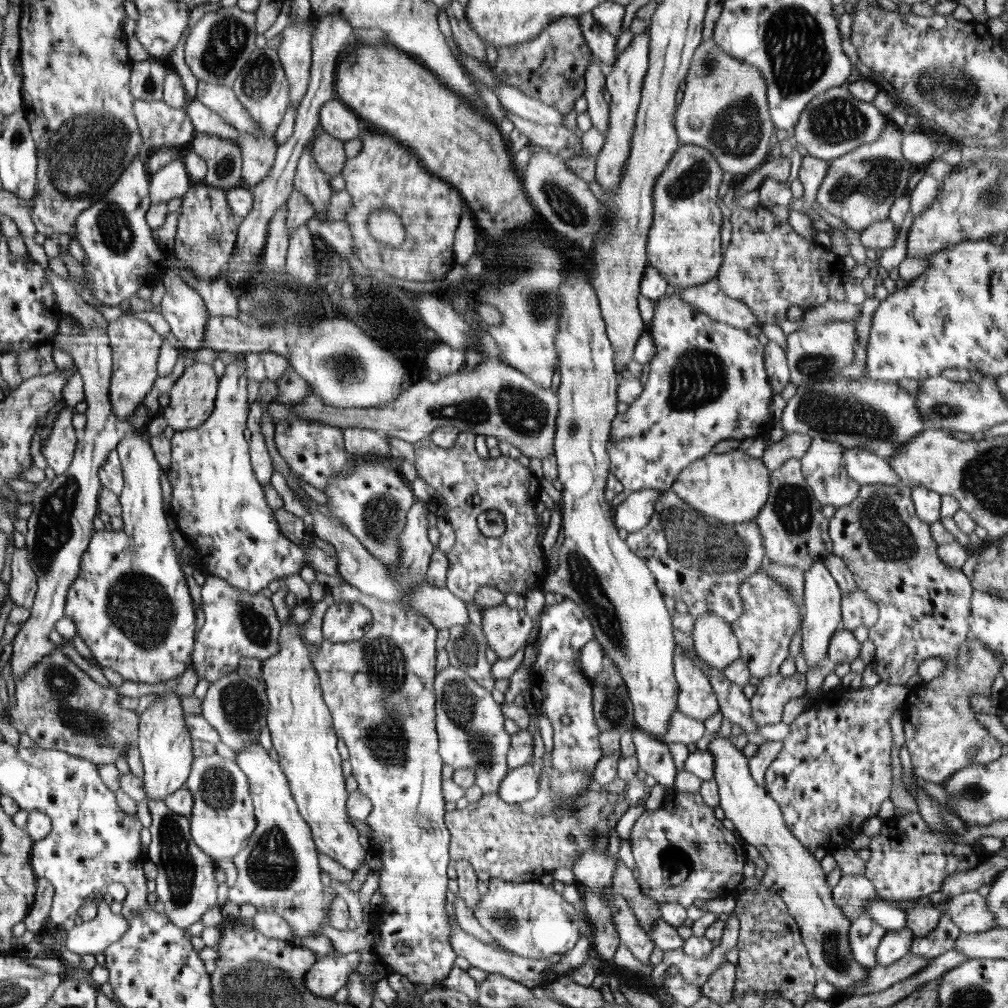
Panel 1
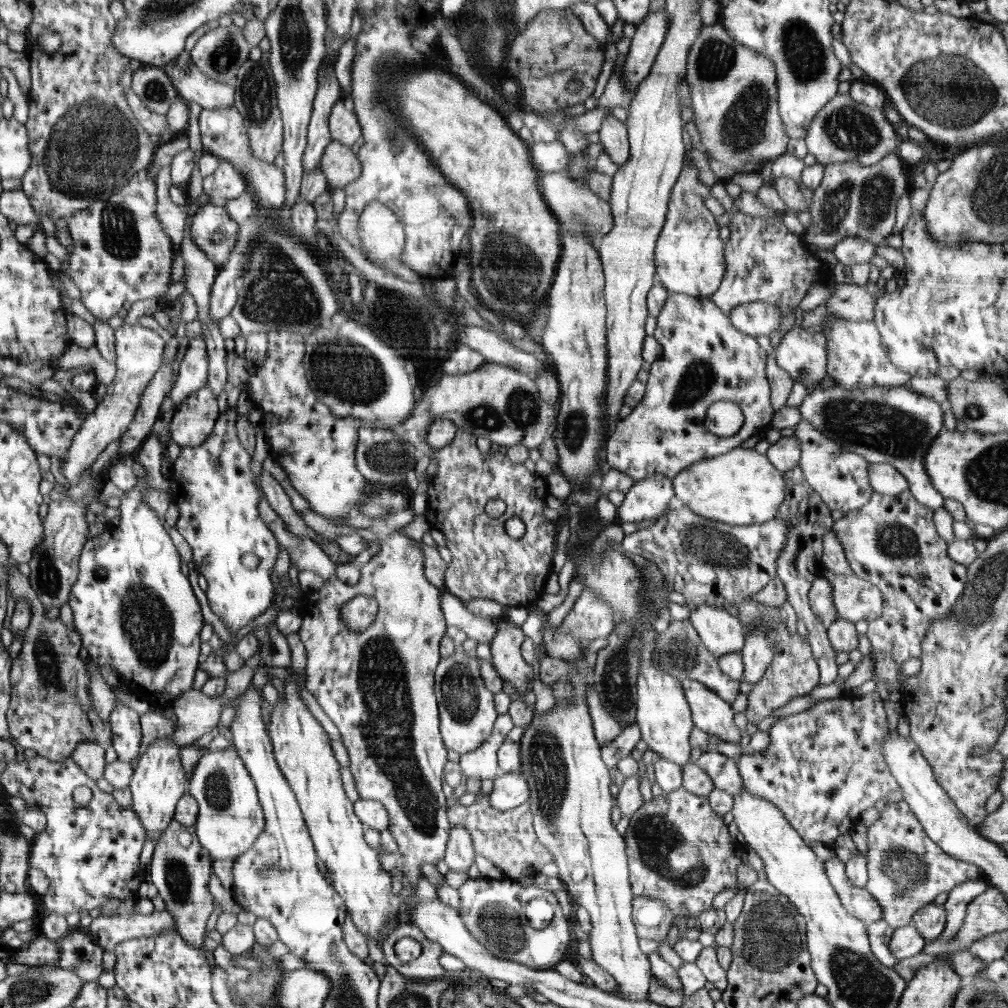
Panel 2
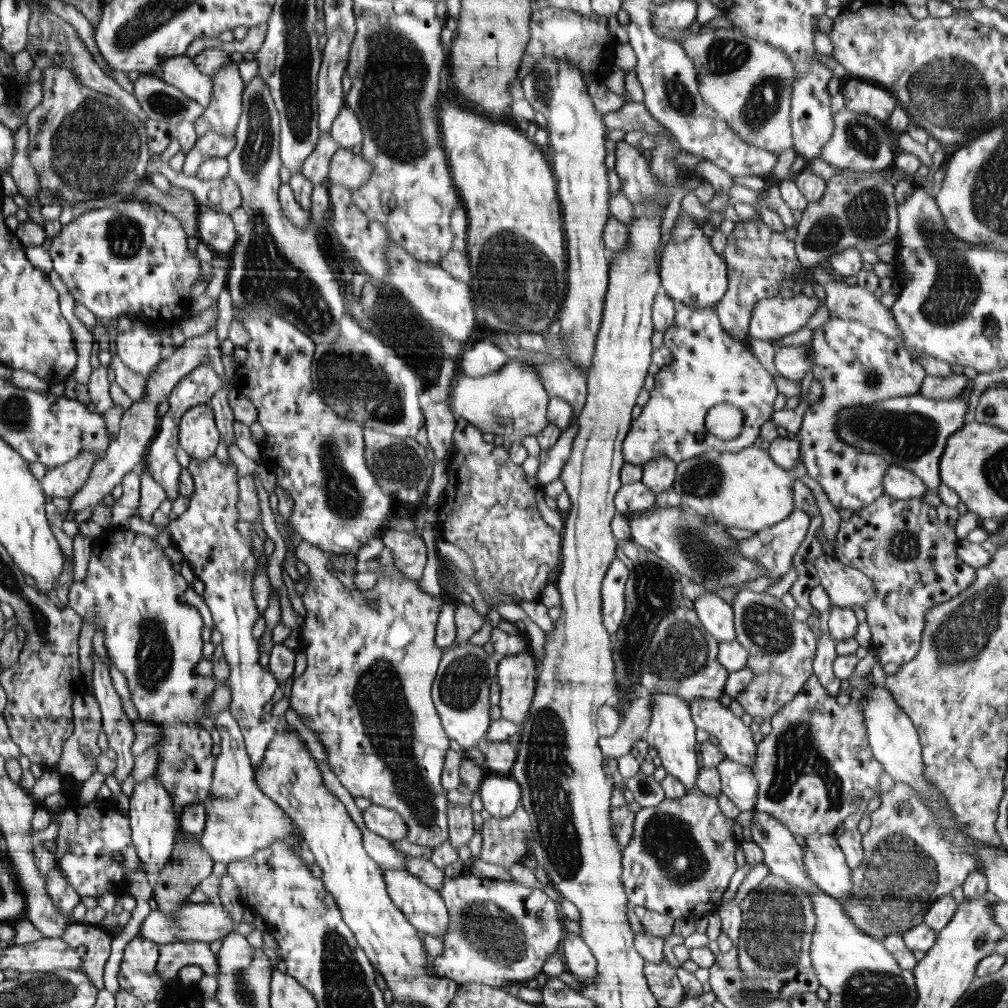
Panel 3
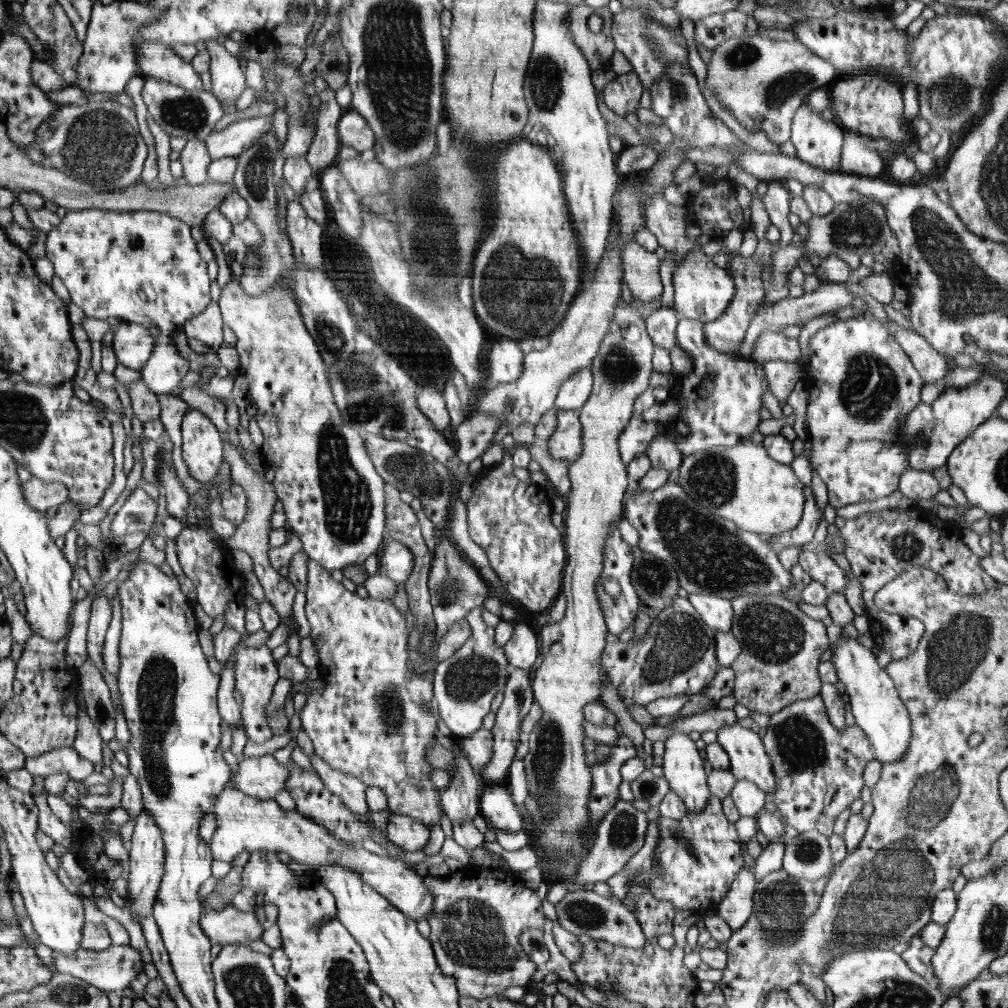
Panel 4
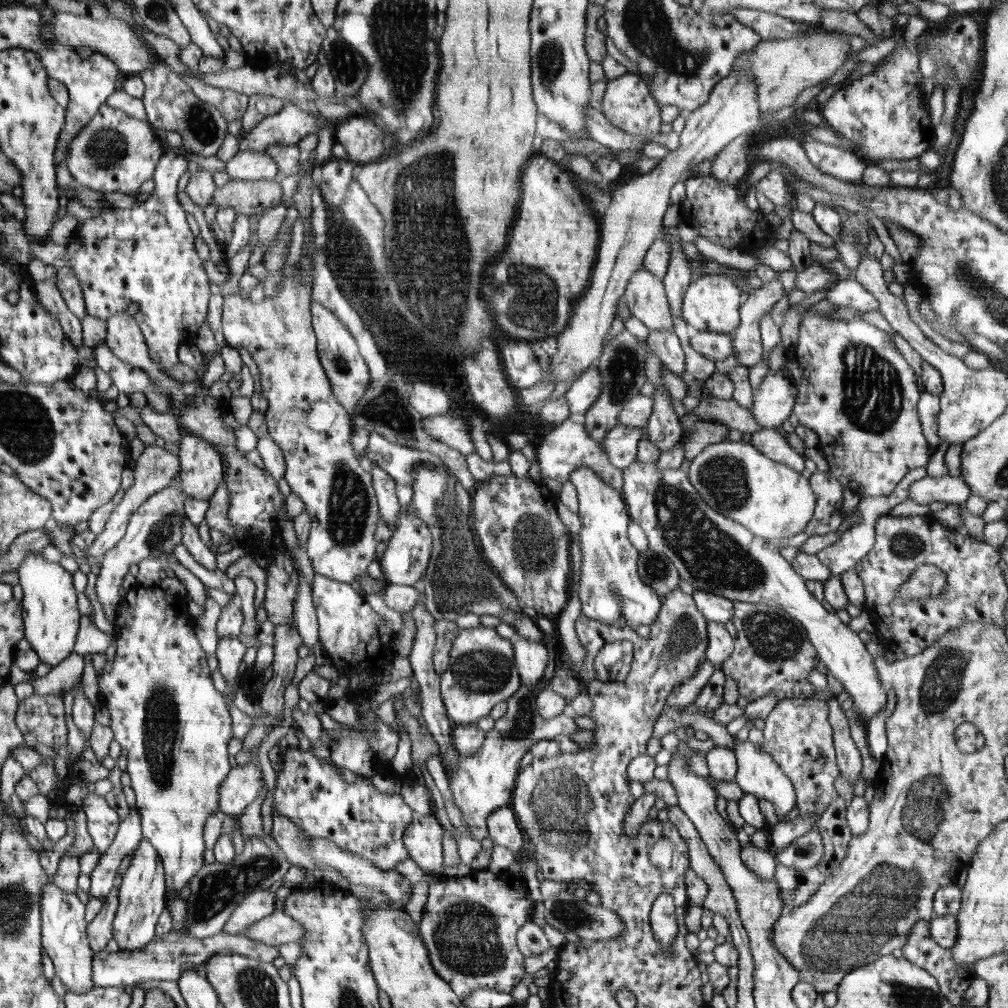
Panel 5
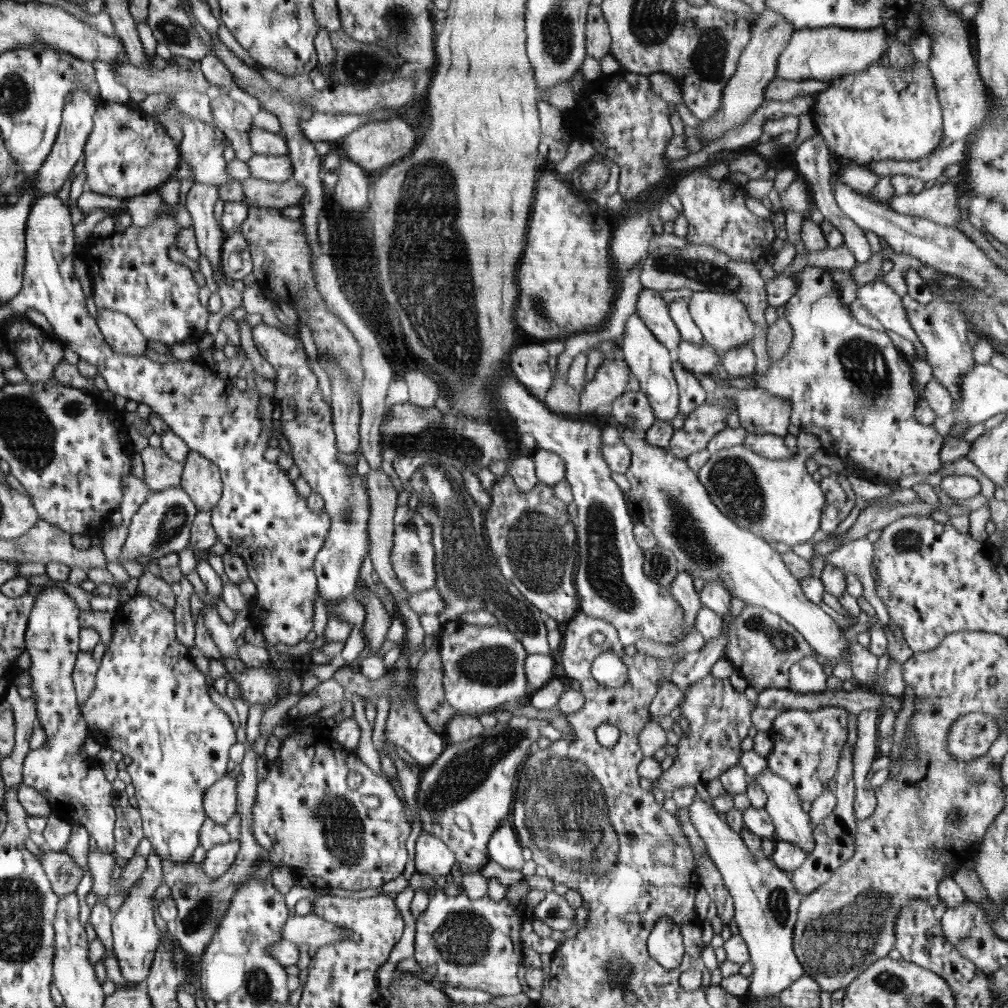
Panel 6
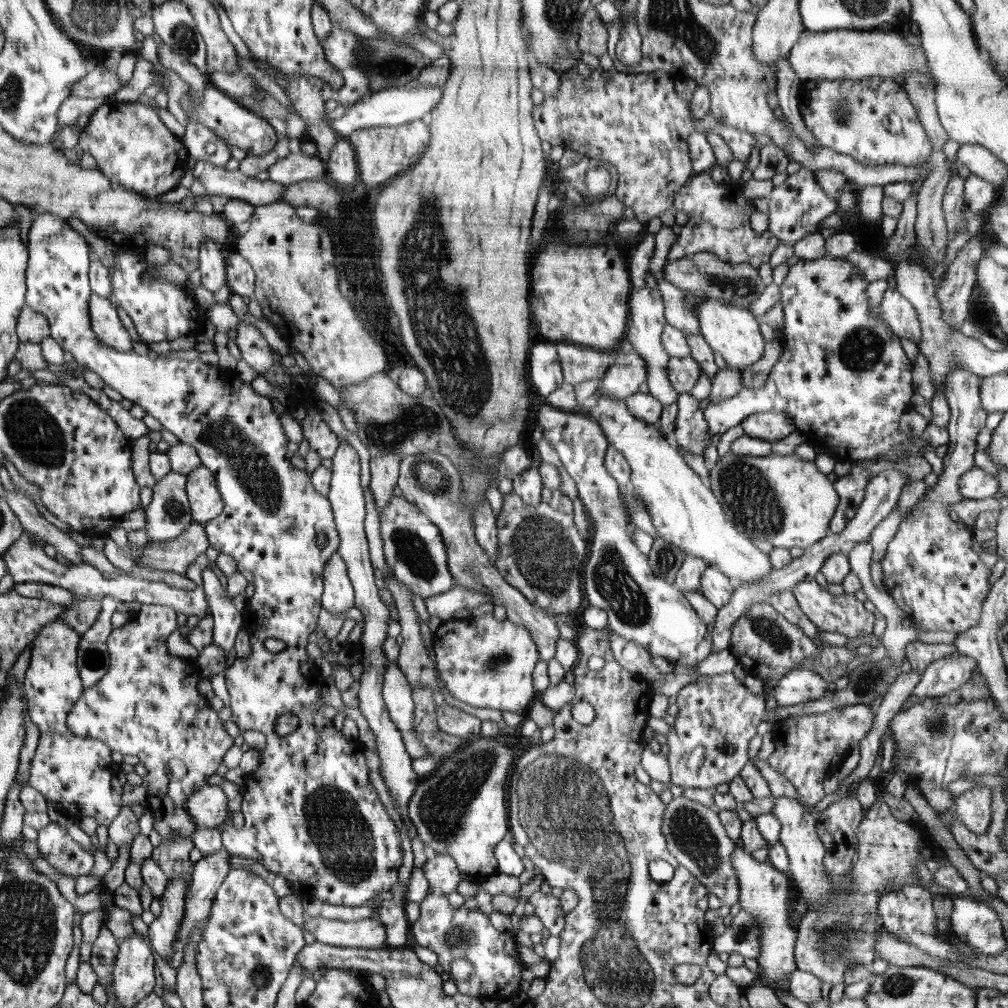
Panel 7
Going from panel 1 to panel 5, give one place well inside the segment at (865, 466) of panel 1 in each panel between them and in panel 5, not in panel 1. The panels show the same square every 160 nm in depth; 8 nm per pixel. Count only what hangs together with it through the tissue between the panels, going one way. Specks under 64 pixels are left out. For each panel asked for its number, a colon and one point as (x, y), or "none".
2: (884, 479)
3: (901, 484)
4: (917, 485)
5: (949, 490)

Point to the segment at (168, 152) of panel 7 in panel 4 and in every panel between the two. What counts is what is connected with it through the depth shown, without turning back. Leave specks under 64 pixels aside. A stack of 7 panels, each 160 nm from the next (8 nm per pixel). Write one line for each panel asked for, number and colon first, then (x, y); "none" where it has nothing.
4: (98, 142)
5: (114, 152)
6: (128, 153)

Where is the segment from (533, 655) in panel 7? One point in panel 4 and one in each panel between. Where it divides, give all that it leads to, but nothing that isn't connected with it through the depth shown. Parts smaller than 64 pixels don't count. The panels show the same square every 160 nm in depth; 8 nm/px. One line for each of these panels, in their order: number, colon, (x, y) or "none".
4: (464, 684)
5: (481, 672)
6: (483, 667)

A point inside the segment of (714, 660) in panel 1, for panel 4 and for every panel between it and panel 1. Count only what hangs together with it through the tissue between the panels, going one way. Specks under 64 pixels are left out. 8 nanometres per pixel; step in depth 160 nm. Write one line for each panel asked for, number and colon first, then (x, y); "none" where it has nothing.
2: (721, 632)
3: (717, 616)
4: (717, 613)

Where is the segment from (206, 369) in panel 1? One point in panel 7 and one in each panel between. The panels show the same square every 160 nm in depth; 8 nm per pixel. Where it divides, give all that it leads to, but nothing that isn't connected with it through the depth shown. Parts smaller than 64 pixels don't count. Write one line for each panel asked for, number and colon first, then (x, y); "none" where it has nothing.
2: (193, 421)
3: (198, 436)
4: (201, 448)
5: (201, 473)
6: (201, 478)
7: (203, 493)

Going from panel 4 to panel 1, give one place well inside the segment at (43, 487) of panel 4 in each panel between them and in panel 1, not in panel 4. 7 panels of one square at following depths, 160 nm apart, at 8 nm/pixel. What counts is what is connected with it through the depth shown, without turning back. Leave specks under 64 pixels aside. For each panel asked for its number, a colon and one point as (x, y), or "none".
1: (135, 347)
2: (139, 351)
3: (64, 481)

